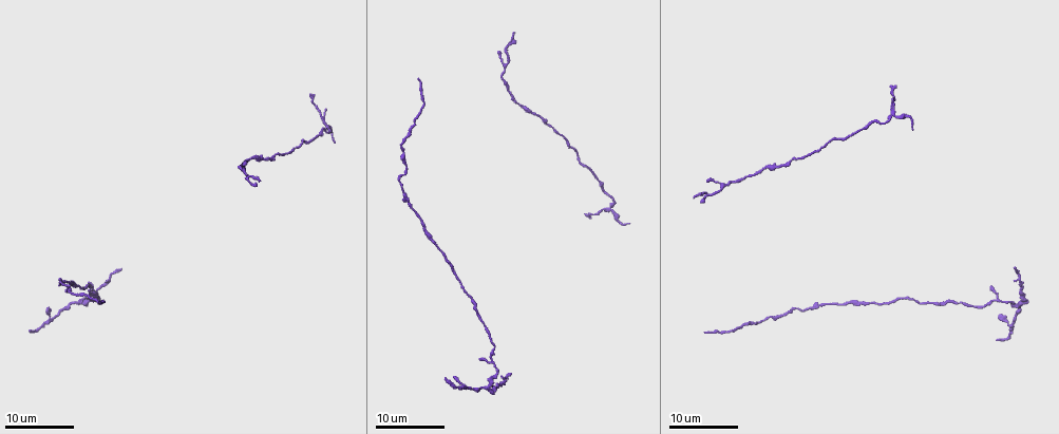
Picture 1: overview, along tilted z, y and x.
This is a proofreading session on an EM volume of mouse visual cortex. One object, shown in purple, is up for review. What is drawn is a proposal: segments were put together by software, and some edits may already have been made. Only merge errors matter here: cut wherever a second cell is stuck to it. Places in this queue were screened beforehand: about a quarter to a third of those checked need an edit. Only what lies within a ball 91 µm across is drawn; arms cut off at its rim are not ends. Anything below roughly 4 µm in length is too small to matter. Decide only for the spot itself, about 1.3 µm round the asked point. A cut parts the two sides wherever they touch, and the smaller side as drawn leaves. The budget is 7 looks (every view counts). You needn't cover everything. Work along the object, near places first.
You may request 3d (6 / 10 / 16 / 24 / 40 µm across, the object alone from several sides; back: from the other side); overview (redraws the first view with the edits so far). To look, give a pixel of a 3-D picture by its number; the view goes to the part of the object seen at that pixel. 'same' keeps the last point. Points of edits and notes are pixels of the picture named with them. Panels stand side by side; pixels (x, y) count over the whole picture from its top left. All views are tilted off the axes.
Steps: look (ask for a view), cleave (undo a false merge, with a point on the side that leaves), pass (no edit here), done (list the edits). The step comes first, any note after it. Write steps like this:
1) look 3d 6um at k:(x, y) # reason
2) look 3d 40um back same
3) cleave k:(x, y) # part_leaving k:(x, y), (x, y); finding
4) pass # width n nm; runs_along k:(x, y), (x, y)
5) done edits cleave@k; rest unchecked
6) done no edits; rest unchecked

look 3d 24um at 1:(433, 240) # thick turns thin

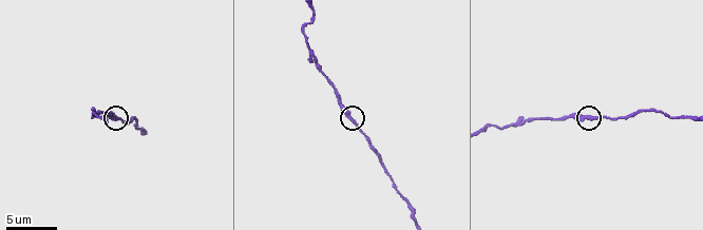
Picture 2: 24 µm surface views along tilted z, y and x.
look 3d 10um at 2:(351, 116)

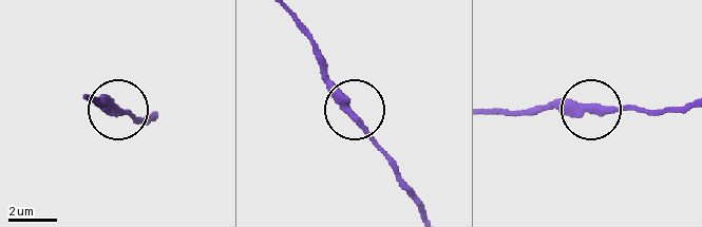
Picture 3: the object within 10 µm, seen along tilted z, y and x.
pass # width 310 nm; continuous, no second cell

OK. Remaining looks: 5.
look 3d 16um at 1:(485, 386) # three-way junction

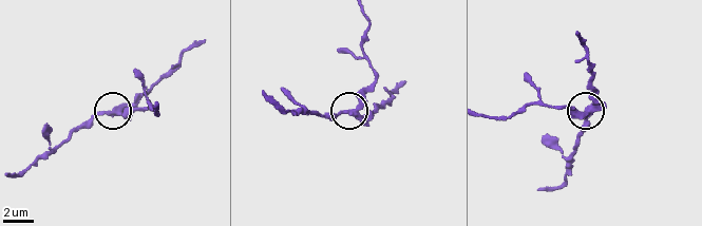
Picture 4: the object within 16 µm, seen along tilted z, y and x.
look 3d 6um at 4:(354, 114) # zoom in

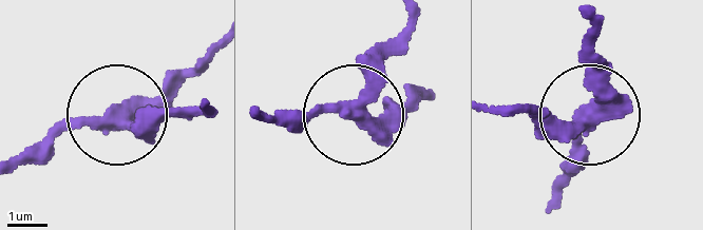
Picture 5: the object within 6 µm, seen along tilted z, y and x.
cleave 5:(393, 120) # part_leaving 5:(590, 122), (605, 88), (593, 21); a second cell is stuck on

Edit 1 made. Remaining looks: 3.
look overview # see it whole again

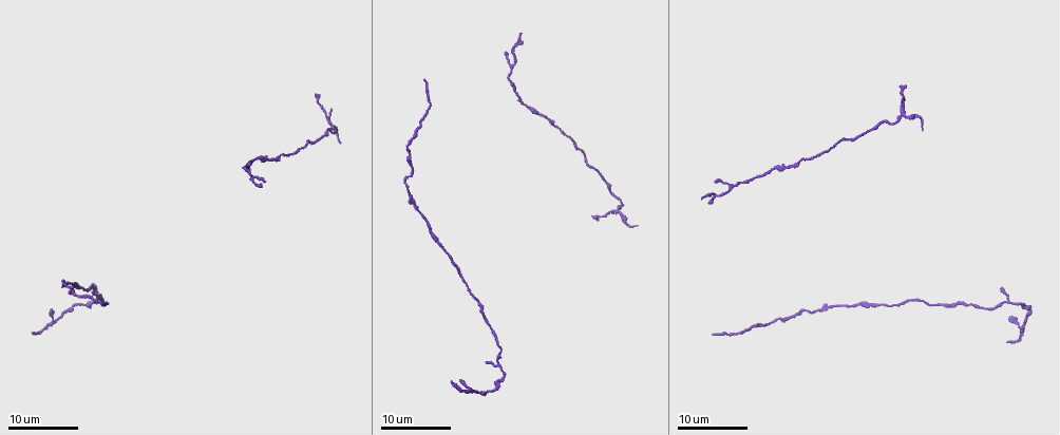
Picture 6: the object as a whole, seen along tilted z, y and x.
look 3d 24um at 6:(1004, 303) # three arms meet

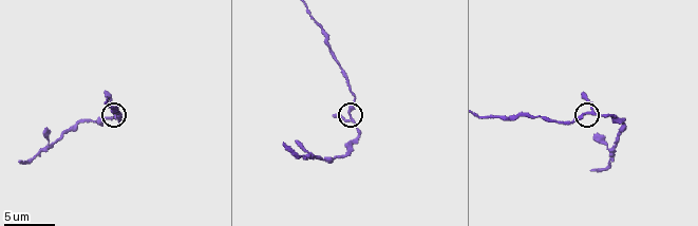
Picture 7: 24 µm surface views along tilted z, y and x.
look 3d 6um at 7:(351, 114) # closer look

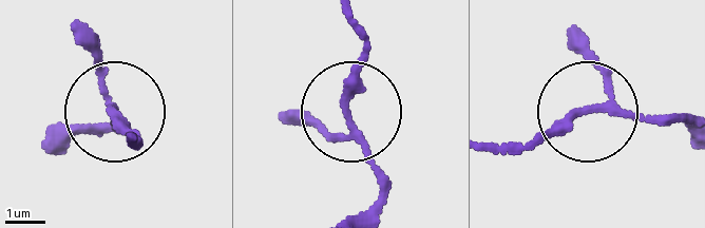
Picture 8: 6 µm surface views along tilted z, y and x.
pass # runs_along 8:(493, 141), (539, 140), (593, 113), (679, 113); all the same cell

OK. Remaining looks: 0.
done edits cleave@5; rest unchecked

